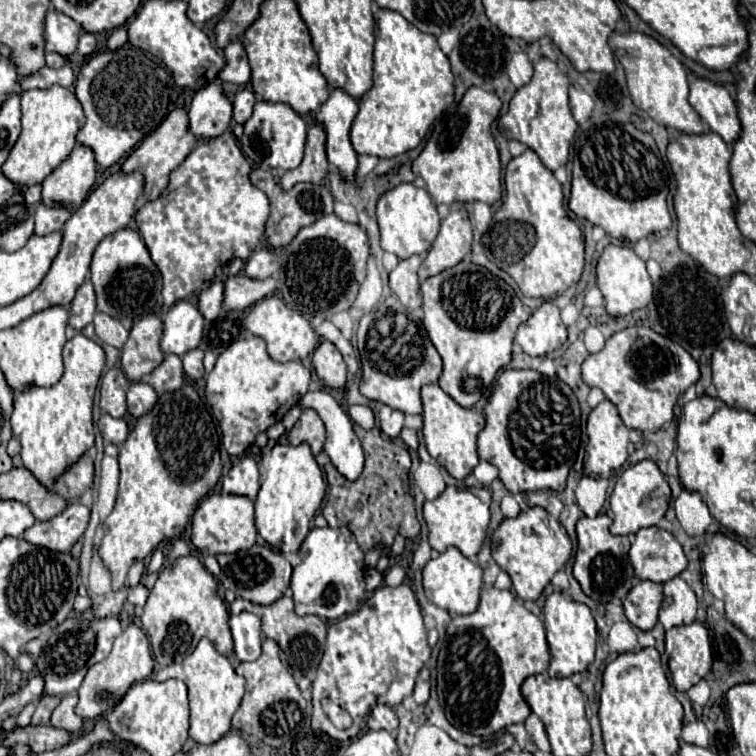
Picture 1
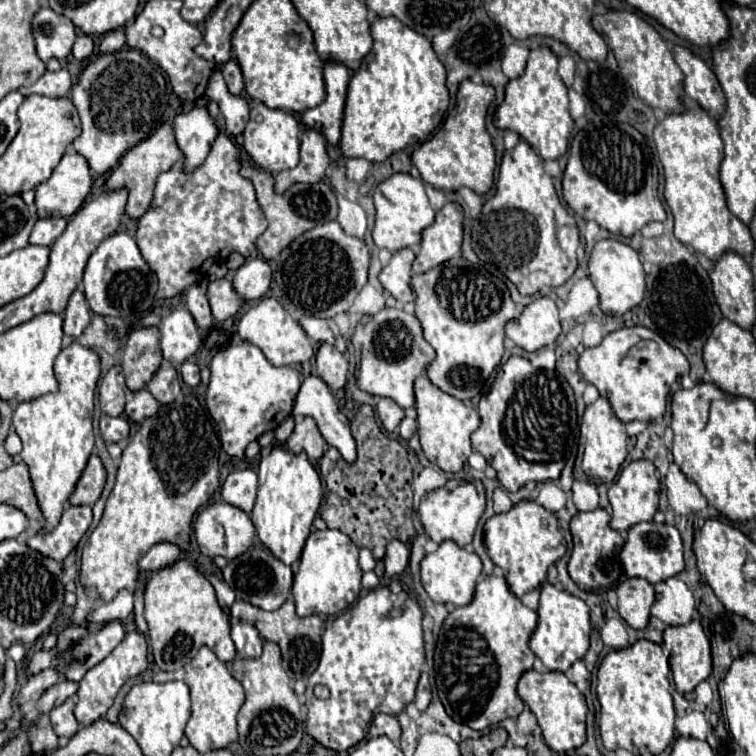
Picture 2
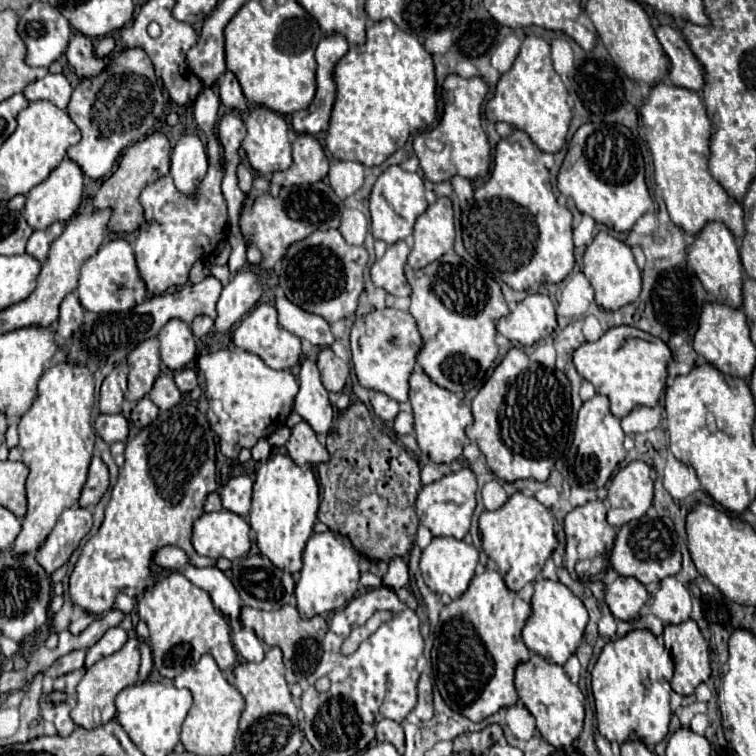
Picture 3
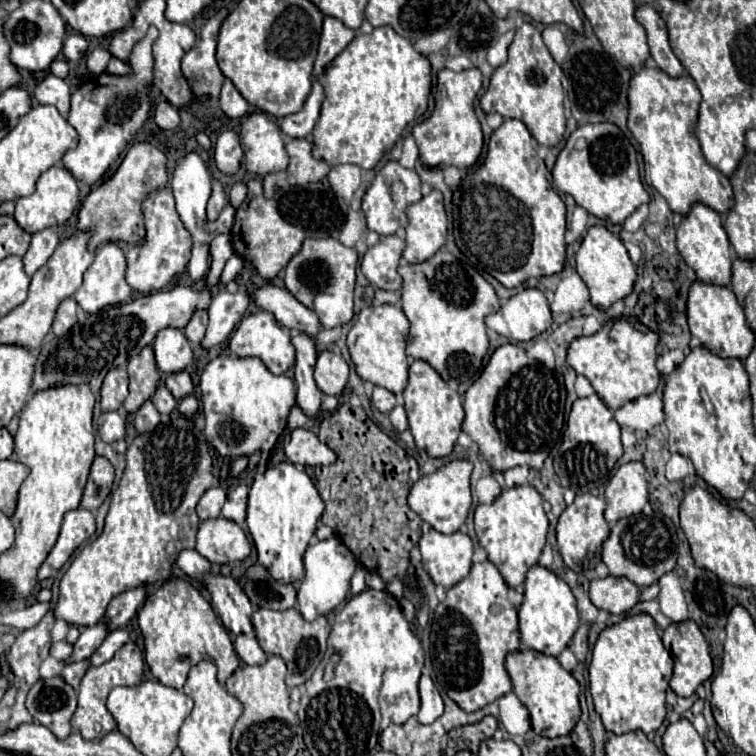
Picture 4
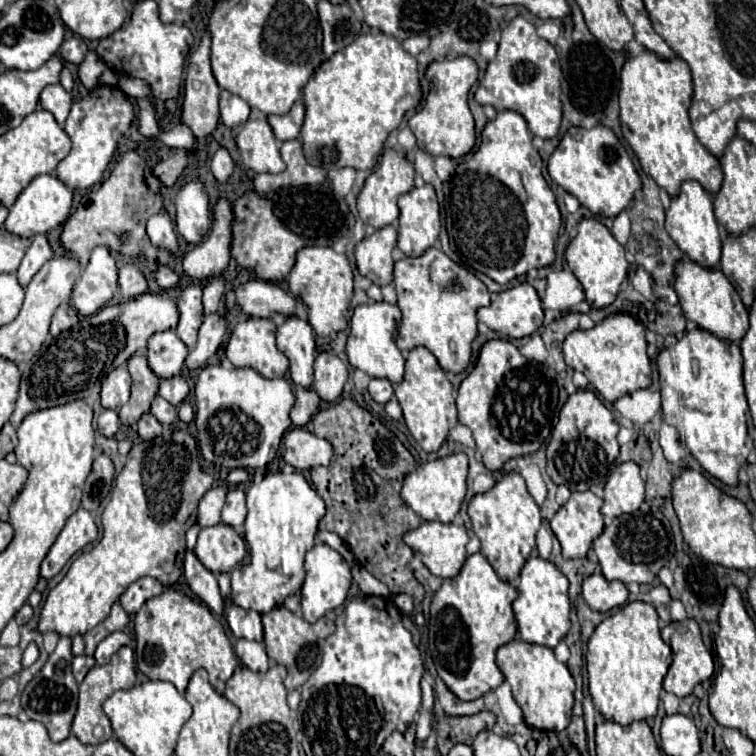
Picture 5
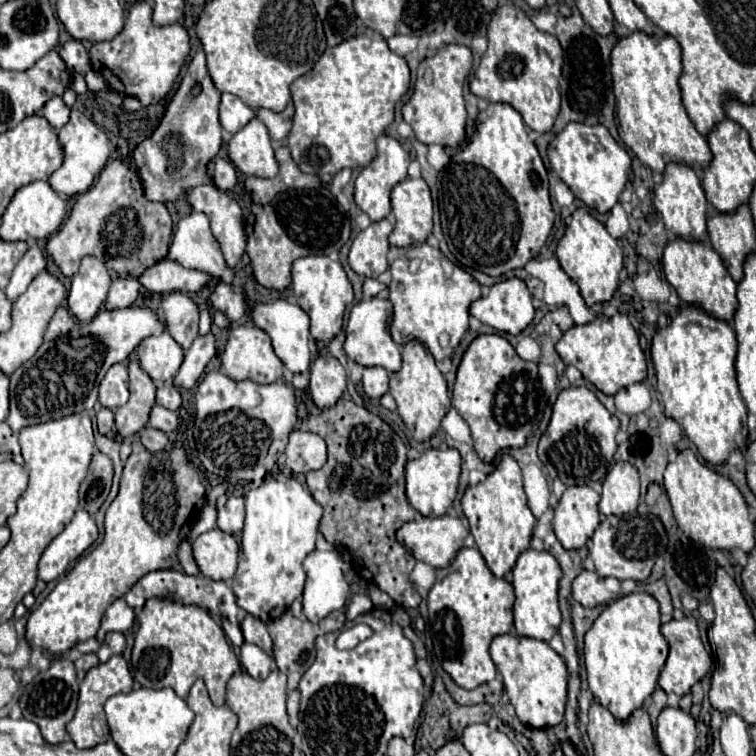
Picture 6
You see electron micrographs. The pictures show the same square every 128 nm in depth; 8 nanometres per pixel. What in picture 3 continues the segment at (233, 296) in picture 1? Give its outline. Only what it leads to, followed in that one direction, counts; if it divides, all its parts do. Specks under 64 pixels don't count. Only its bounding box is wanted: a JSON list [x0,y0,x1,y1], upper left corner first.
[62,276,222,372]

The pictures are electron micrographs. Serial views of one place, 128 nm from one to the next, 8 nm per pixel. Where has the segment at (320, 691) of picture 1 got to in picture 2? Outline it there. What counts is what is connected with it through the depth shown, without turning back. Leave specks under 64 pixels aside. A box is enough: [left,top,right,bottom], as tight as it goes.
[306,586,424,752]

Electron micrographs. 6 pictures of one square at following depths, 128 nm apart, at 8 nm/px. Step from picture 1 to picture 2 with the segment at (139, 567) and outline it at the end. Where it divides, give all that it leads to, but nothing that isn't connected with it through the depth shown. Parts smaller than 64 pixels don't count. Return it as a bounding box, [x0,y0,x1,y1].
[138,542,180,570]

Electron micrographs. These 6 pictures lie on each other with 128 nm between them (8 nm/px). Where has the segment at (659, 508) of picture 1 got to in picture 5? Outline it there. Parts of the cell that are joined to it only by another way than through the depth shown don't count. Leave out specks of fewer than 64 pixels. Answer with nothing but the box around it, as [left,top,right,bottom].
[602,462,644,518]

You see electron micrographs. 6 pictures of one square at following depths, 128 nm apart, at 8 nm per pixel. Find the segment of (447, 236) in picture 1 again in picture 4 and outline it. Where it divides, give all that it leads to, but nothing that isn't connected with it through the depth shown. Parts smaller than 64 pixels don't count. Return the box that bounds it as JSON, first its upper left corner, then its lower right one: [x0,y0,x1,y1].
[404,190,446,264]

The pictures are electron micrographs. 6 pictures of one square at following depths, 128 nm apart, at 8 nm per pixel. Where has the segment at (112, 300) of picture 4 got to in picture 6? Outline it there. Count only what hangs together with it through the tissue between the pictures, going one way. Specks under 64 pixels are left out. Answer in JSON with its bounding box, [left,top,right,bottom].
[68,256,110,322]

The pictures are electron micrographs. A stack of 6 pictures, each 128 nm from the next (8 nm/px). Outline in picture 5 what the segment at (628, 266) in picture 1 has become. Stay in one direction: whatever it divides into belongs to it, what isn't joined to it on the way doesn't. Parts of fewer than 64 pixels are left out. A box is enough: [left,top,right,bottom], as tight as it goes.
[564,218,628,308]

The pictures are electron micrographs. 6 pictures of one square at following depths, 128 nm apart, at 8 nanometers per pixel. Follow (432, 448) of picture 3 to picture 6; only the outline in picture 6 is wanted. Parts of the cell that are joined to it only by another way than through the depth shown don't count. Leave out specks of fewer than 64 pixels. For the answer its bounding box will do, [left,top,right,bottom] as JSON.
[390,340,450,442]

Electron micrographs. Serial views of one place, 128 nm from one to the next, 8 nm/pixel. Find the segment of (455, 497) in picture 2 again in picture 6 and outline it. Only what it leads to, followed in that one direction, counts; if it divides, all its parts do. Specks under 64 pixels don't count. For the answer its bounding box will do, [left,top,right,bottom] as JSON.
[406,448,460,516]

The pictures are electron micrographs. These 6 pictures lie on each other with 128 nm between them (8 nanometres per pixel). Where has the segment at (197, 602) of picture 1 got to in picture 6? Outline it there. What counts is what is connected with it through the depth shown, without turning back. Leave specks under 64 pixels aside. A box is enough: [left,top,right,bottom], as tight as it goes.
[130,598,240,706]

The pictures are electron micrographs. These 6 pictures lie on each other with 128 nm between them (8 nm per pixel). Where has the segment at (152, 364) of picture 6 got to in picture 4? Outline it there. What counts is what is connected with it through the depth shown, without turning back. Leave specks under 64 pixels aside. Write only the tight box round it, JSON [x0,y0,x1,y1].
[154,328,192,374]

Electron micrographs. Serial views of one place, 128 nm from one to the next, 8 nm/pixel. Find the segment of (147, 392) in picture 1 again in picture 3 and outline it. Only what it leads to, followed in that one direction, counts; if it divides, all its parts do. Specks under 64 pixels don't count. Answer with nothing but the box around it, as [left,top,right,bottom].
[132,396,158,428]

